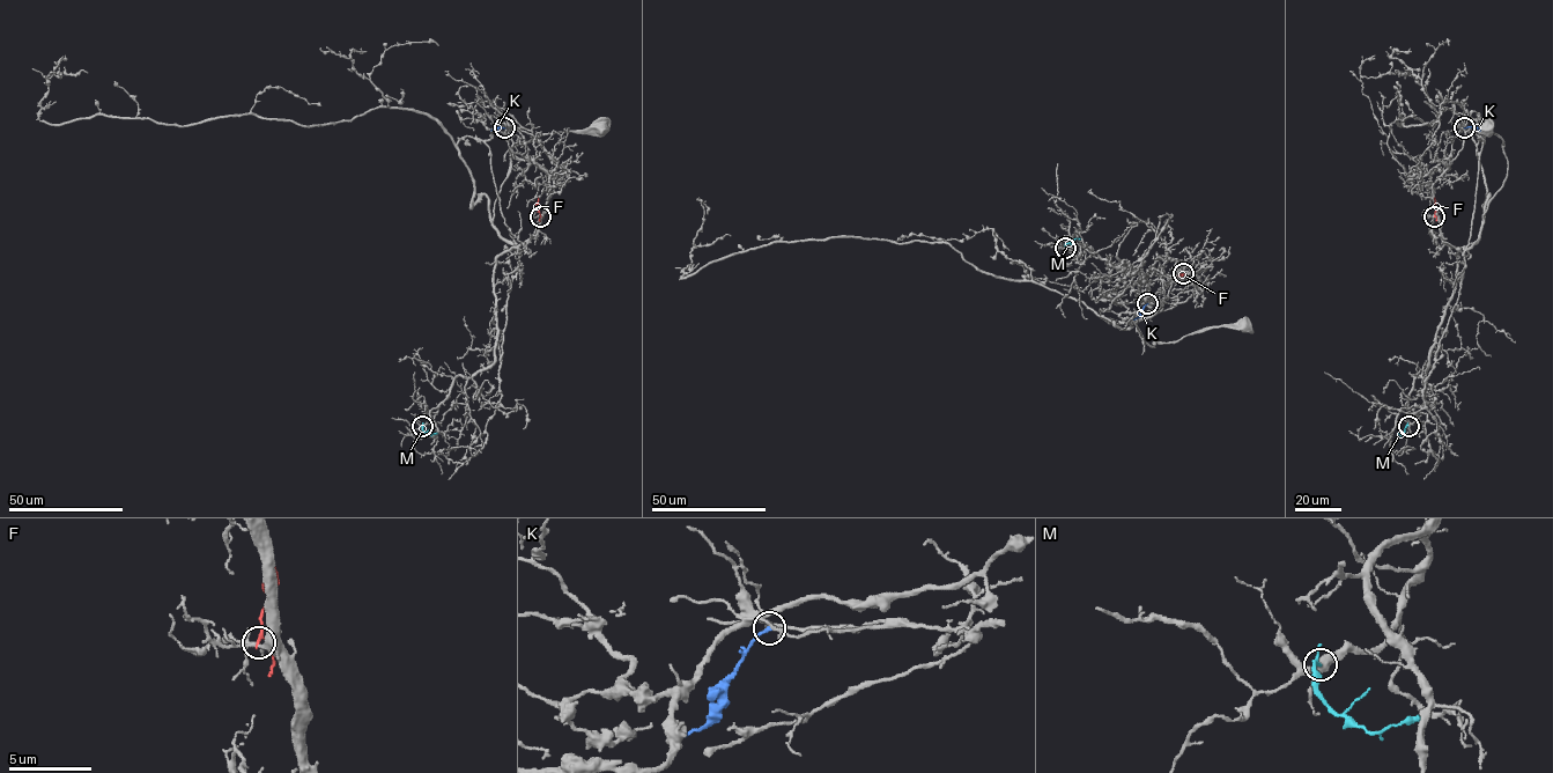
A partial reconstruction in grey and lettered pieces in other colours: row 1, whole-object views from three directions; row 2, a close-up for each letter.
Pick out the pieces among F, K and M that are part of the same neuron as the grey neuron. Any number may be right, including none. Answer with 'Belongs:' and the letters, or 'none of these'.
Belongs: M

